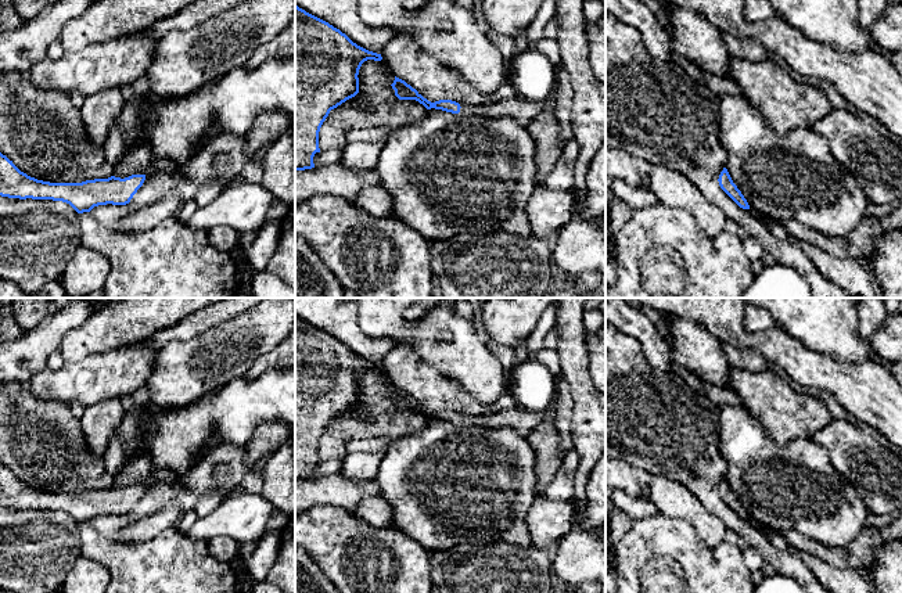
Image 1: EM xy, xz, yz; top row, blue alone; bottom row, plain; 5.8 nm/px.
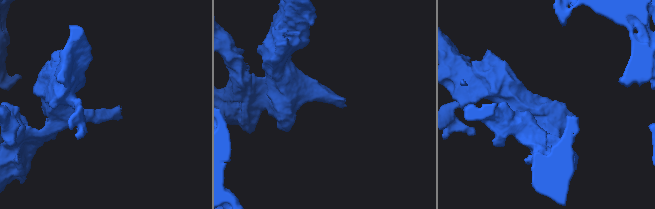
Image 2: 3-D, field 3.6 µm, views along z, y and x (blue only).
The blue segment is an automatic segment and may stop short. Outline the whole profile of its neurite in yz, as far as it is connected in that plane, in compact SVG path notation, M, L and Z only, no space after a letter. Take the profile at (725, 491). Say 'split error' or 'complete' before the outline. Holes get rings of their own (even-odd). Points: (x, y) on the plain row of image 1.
complete | M726 478L719 485L719 496L720 499L743 520L750 520L750 515L737 496L733 493Z

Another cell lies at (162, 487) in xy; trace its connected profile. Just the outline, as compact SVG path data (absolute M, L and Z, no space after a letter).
M134 452L126 464L114 475L115 488L129 488L144 485L143 496L127 514L132 521L150 517L170 503L180 506L182 514L191 511L198 500L198 495L180 484L177 474L169 468L158 468L152 464L147 452Z

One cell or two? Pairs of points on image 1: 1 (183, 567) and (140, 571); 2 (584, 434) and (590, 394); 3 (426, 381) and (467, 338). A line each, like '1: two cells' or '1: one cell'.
1: one cell
2: one cell
3: two cells

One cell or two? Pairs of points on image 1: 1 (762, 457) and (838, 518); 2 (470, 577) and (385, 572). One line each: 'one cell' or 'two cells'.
1: one cell
2: two cells

